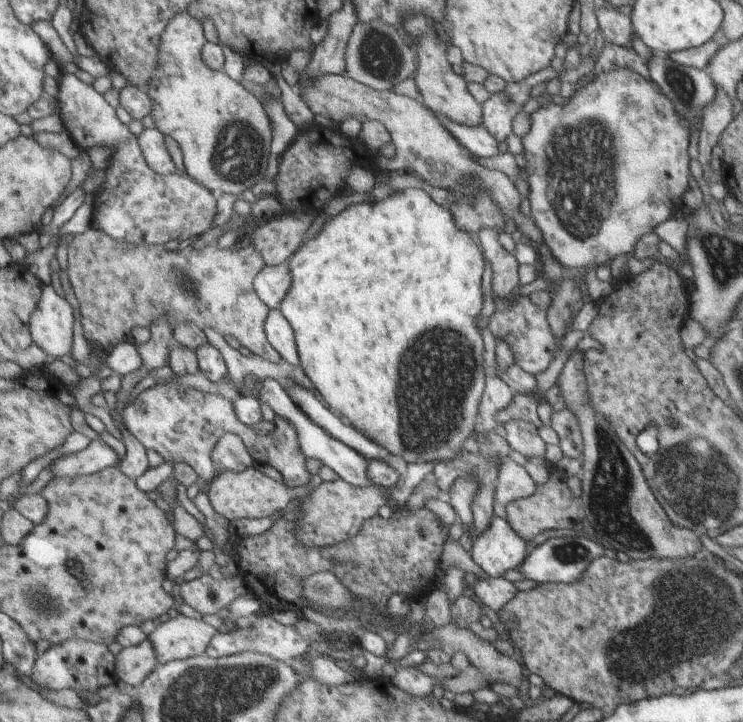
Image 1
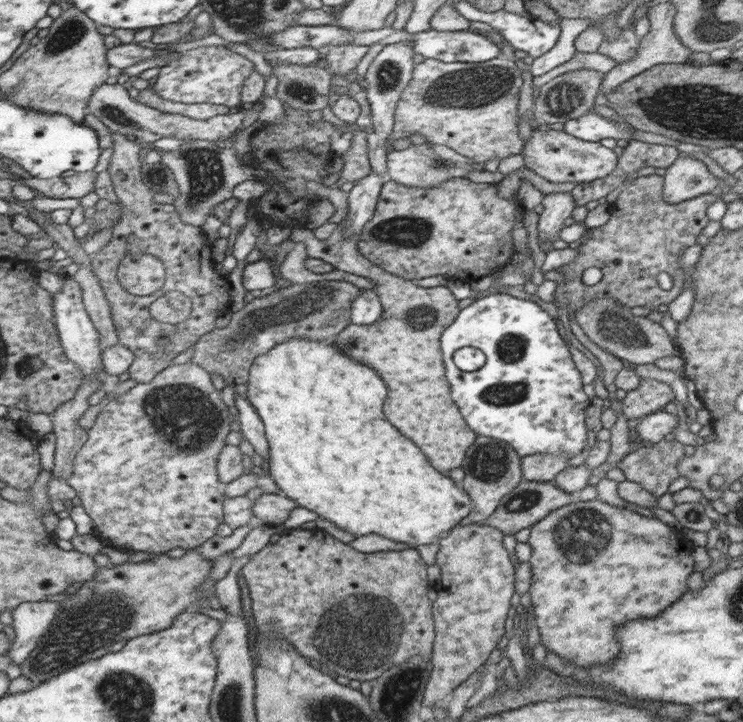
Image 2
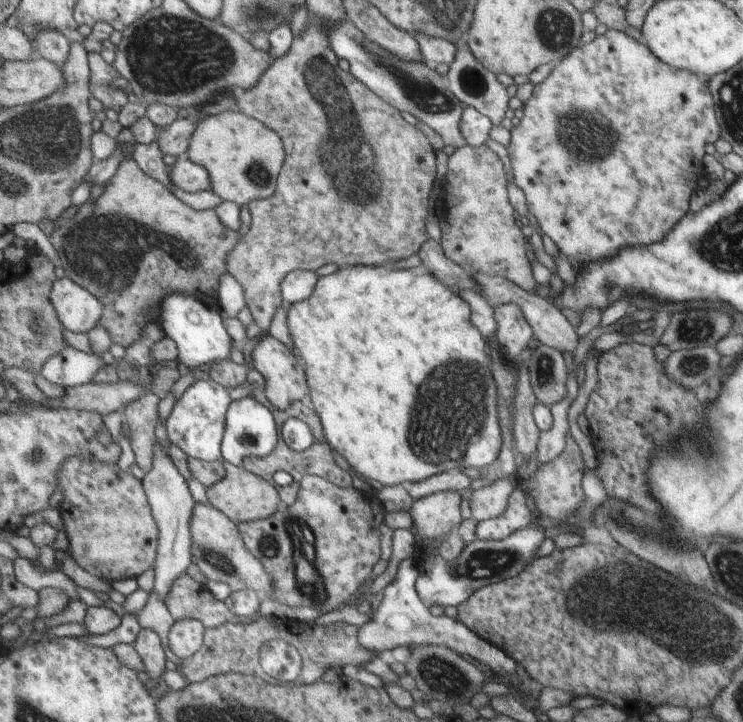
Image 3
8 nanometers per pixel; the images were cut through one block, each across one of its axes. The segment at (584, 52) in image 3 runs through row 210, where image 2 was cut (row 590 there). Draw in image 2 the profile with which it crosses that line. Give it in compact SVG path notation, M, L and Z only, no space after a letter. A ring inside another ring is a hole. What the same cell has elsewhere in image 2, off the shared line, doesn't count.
M598 499L586 502L575 500L562 508L558 508L558 510L552 511L548 516L533 524L528 544L533 548L533 553L529 560L532 575L529 593L534 606L532 613L536 617L536 624L541 634L540 643L547 648L547 652L550 650L559 654L565 660L564 662L568 664L568 667L590 668L596 666L596 664L610 662L618 654L618 644L614 642L614 628L618 624L624 624L624 622L628 622L632 618L638 618L638 616L658 616L666 606L670 606L684 592L688 592L689 588L686 585L686 580L691 572L694 572L694 559L692 558L694 545L686 532L678 527L670 527L662 523L662 520L658 517L656 519L648 518L635 511L631 511L630 508L612 506Z

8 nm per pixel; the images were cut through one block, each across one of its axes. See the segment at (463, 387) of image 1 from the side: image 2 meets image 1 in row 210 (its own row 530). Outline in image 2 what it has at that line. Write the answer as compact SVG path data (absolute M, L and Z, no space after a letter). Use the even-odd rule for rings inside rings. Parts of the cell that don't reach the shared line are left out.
M288 339L284 343L279 343L276 347L264 355L258 356L258 359L252 361L252 367L249 369L248 388L246 400L250 406L256 410L258 416L262 419L265 426L265 437L268 441L269 451L267 460L270 460L270 475L278 485L278 488L285 492L284 496L293 500L298 507L304 507L315 512L320 518L332 521L338 528L344 532L350 532L354 536L366 536L366 534L378 534L394 542L405 542L418 548L422 545L429 545L436 542L447 532L458 525L460 520L470 514L473 508L473 501L463 489L458 487L456 482L452 481L448 475L442 474L431 466L431 462L426 460L422 450L414 446L406 436L402 436L382 414L382 402L386 398L386 386L382 384L380 376L372 370L366 368L350 358L346 358L342 352L334 348L333 342L308 341L308 339Z

